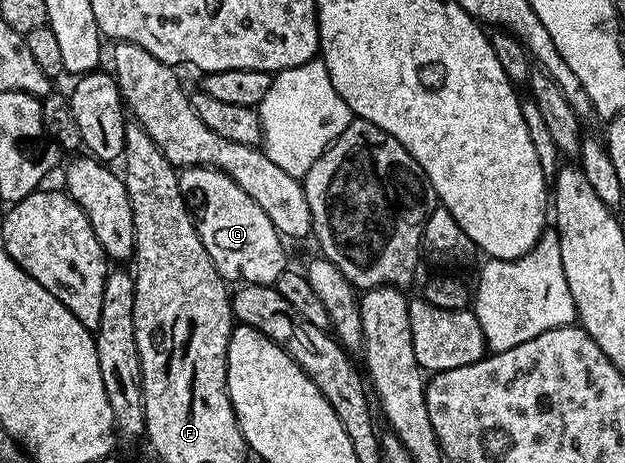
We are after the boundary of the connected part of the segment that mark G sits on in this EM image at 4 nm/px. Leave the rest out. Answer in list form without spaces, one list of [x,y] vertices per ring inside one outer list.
[[[192,165],[183,168],[178,175],[180,191],[186,198],[194,226],[218,269],[227,282],[243,285],[274,285],[281,273],[288,268],[284,238],[264,215],[264,211],[224,171],[208,165]]]

